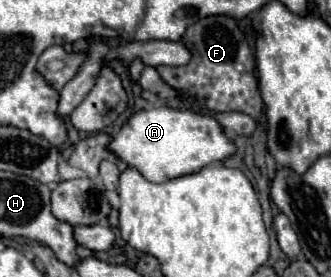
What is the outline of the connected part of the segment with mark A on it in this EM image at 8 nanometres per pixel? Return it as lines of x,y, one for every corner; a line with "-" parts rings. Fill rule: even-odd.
167,104
135,112
109,148
115,150
123,162
137,168
149,182
167,182
171,178
195,174
211,162
231,158
237,150
213,116
193,110
177,110

